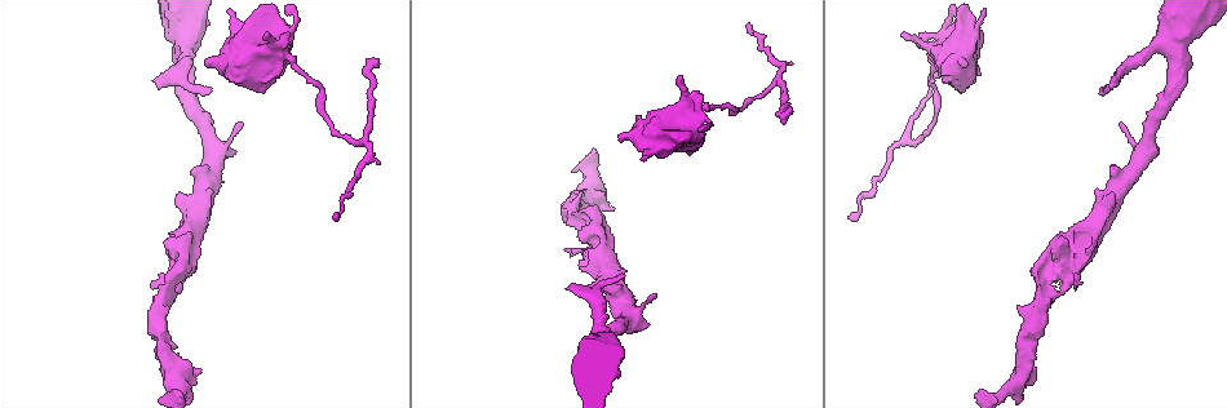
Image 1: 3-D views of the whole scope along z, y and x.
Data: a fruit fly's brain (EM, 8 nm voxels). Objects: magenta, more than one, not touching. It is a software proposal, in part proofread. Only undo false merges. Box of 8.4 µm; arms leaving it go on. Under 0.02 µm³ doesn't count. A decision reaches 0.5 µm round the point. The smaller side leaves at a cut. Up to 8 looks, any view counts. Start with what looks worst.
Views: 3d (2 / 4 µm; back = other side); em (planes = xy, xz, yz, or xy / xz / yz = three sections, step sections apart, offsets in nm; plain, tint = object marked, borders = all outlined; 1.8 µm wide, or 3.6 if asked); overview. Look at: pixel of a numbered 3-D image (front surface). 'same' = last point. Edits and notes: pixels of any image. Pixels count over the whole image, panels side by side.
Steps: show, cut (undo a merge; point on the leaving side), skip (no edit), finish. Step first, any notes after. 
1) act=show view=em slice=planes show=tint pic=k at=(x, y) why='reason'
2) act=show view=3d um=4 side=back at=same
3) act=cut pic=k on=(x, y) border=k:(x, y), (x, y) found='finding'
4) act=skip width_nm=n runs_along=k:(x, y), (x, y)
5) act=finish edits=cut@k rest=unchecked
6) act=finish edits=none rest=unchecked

act=show view=3d um=2 pic=1 at=(904, 140) why='abrupt turn'

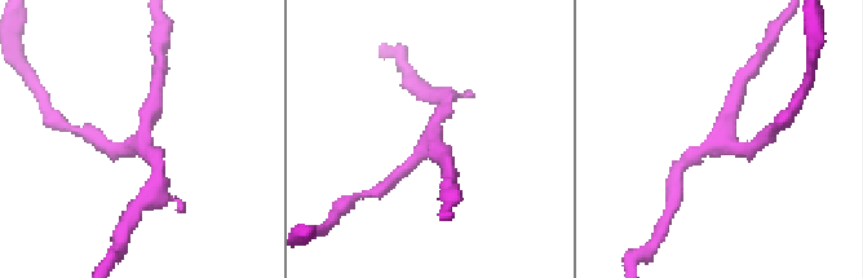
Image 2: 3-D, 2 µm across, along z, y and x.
act=show view=em slice=planes show=tint pic=2 at=(132, 145) why='need the tissue'

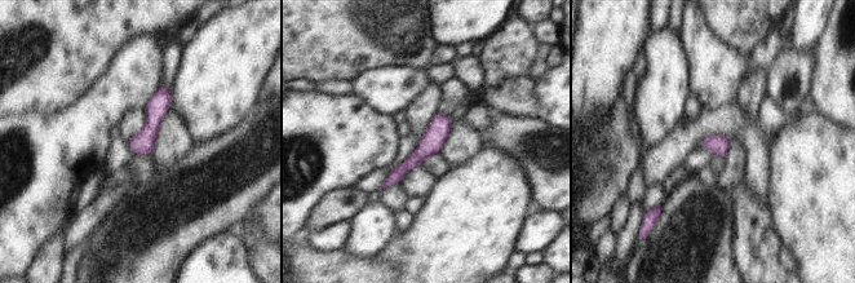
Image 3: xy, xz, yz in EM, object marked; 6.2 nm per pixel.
act=skip width_nm=130 runs_along=3:(443, 115), (434, 138), (388, 182) found='all the same neuron'

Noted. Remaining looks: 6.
act=show view=3d um=4 pic=1 at=(1175, 49) why='sudden change in width'

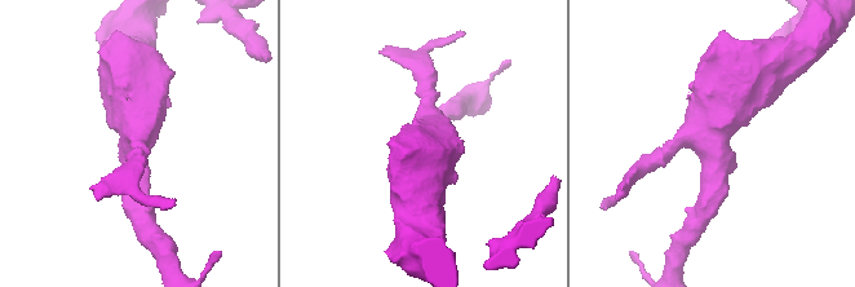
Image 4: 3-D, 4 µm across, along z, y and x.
act=show view=em um=3.6 slice=planes show=borders pic=4 at=(714, 147) why='now the EM'

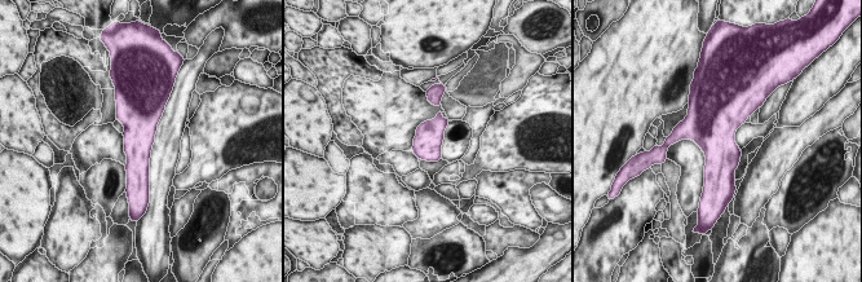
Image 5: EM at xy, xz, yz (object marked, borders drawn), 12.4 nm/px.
act=skip width_nm=360 found='one neuron here'

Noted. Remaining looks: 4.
act=show view=em slice=planes show=tint pic=1 at=(598, 241) why='calibre changes'

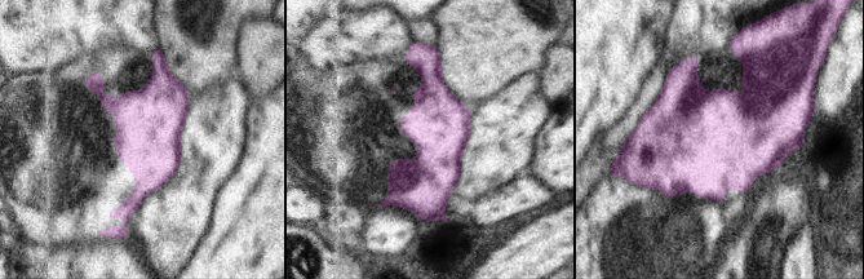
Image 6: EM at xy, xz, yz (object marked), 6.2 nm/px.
act=skip found='all the same neuron'

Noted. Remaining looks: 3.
act=finish edits=none rest=unchecked

